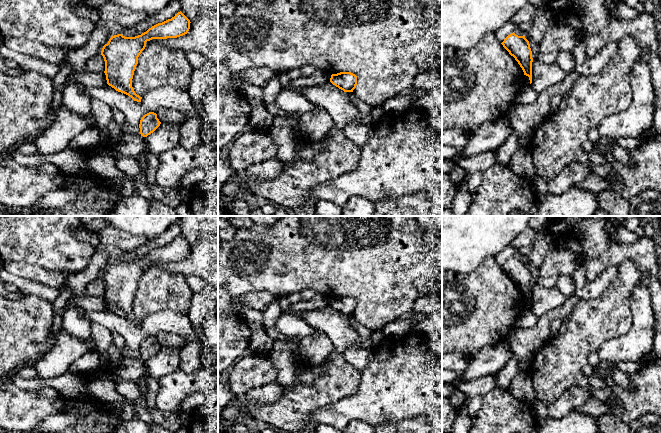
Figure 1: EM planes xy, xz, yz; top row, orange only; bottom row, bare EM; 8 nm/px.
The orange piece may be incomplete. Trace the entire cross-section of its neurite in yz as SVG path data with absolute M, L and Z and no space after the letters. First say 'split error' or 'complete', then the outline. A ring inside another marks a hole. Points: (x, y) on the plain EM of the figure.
complete; M513 256L508 259L501 268L518 286L524 296L524 299L529 301L531 308L533 282L529 265L524 259L518 260Z

